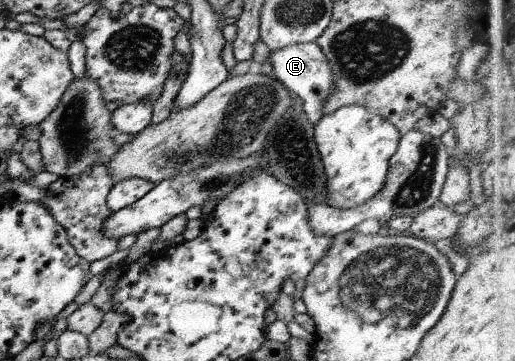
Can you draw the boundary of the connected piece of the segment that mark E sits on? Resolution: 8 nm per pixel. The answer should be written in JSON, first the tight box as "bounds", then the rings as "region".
{"bounds":[267,42,333,126],"region":[[[314,42],[307,44],[293,44],[283,46],[279,50],[273,50],[267,56],[267,61],[273,69],[274,79],[281,82],[290,94],[295,94],[301,102],[301,110],[307,114],[307,120],[313,126],[321,115],[321,106],[327,98],[327,94],[333,90],[333,74],[329,70],[327,58]]]}

